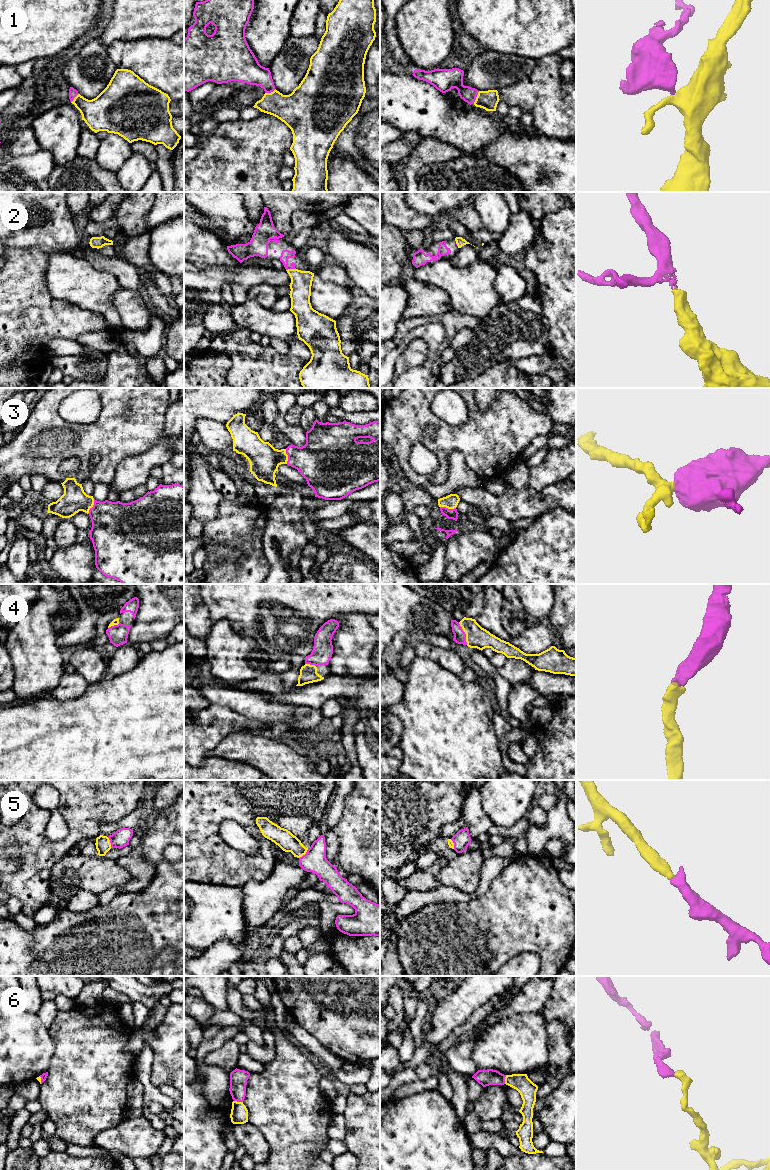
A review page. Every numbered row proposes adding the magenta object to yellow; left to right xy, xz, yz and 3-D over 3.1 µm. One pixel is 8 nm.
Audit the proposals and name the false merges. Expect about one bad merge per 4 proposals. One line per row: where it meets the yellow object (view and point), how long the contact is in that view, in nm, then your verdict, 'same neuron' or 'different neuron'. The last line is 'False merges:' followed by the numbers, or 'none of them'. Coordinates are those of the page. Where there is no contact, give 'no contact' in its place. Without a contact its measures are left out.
1: yz (476, 97) | 120 nm | same neuron
2: xz (288, 269) | 30 nm | same neuron
3: xy (92, 506) | 130 nm | same neuron
4: yz (465, 633) | 200 nm | same neuron
5: xz (304, 854) | 110 nm | same neuron
6: xz (238, 1102) | 70 nm | different neuron
False merges: 6

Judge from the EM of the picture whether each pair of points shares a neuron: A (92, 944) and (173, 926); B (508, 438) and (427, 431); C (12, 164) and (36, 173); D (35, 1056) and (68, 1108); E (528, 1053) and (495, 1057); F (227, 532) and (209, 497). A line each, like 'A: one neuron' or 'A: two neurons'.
A: one neuron
B: one neuron
C: one neuron
D: two neurons
E: one neuron
F: two neurons

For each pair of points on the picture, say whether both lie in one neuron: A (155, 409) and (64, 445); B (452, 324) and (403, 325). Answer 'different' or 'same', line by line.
A: same
B: same

